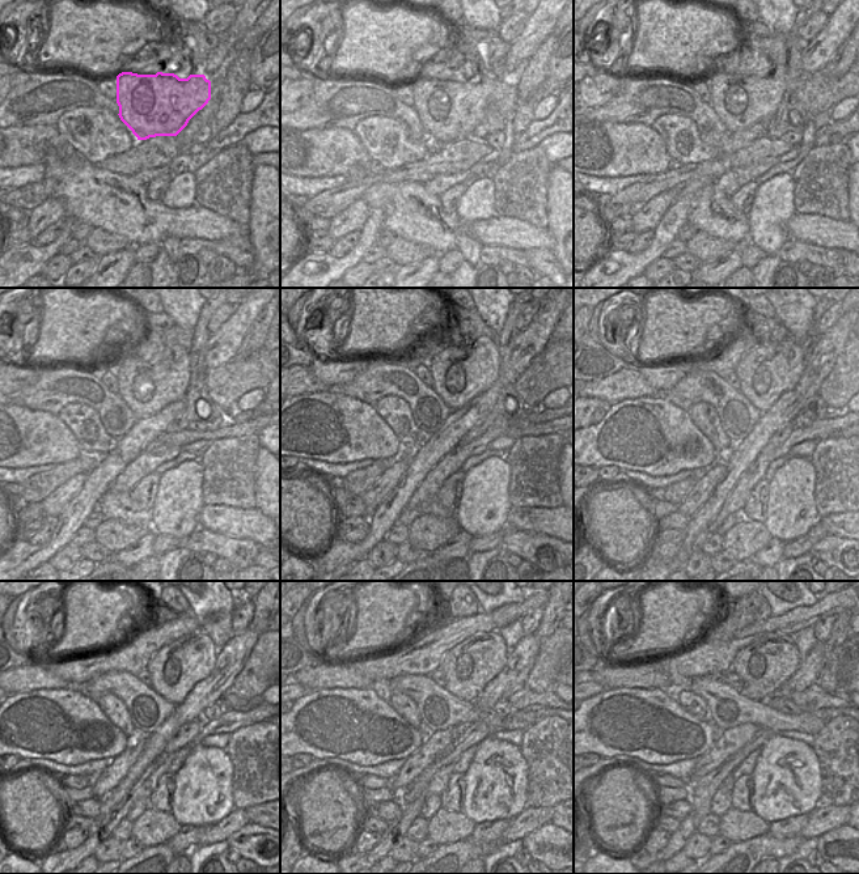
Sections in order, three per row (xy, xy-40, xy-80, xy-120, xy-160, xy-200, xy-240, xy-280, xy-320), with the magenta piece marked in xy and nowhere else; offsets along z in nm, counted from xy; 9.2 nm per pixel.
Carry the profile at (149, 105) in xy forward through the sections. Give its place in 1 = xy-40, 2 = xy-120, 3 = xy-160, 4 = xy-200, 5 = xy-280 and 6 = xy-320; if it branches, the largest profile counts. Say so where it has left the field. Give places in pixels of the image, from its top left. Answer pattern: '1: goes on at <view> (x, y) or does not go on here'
1: goes on at xy-40 (449, 110)
2: goes on at xy-120 (146, 389)
3: goes on at xy-160 (462, 378)
4: goes on at xy-200 (765, 373)
5: goes on at xy-280 (469, 666)
6: goes on at xy-320 (766, 664)

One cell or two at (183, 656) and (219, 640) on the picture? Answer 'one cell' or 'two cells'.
two cells

